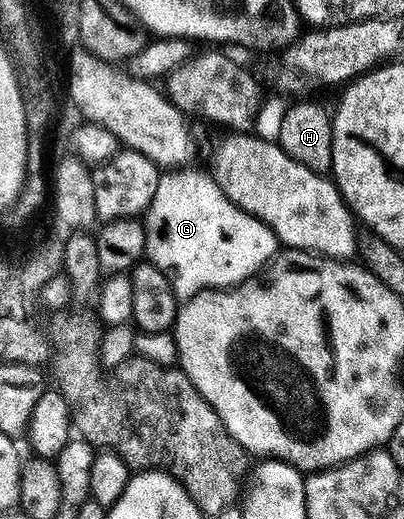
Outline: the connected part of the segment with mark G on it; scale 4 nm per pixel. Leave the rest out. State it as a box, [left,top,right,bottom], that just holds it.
[144,170,279,302]

